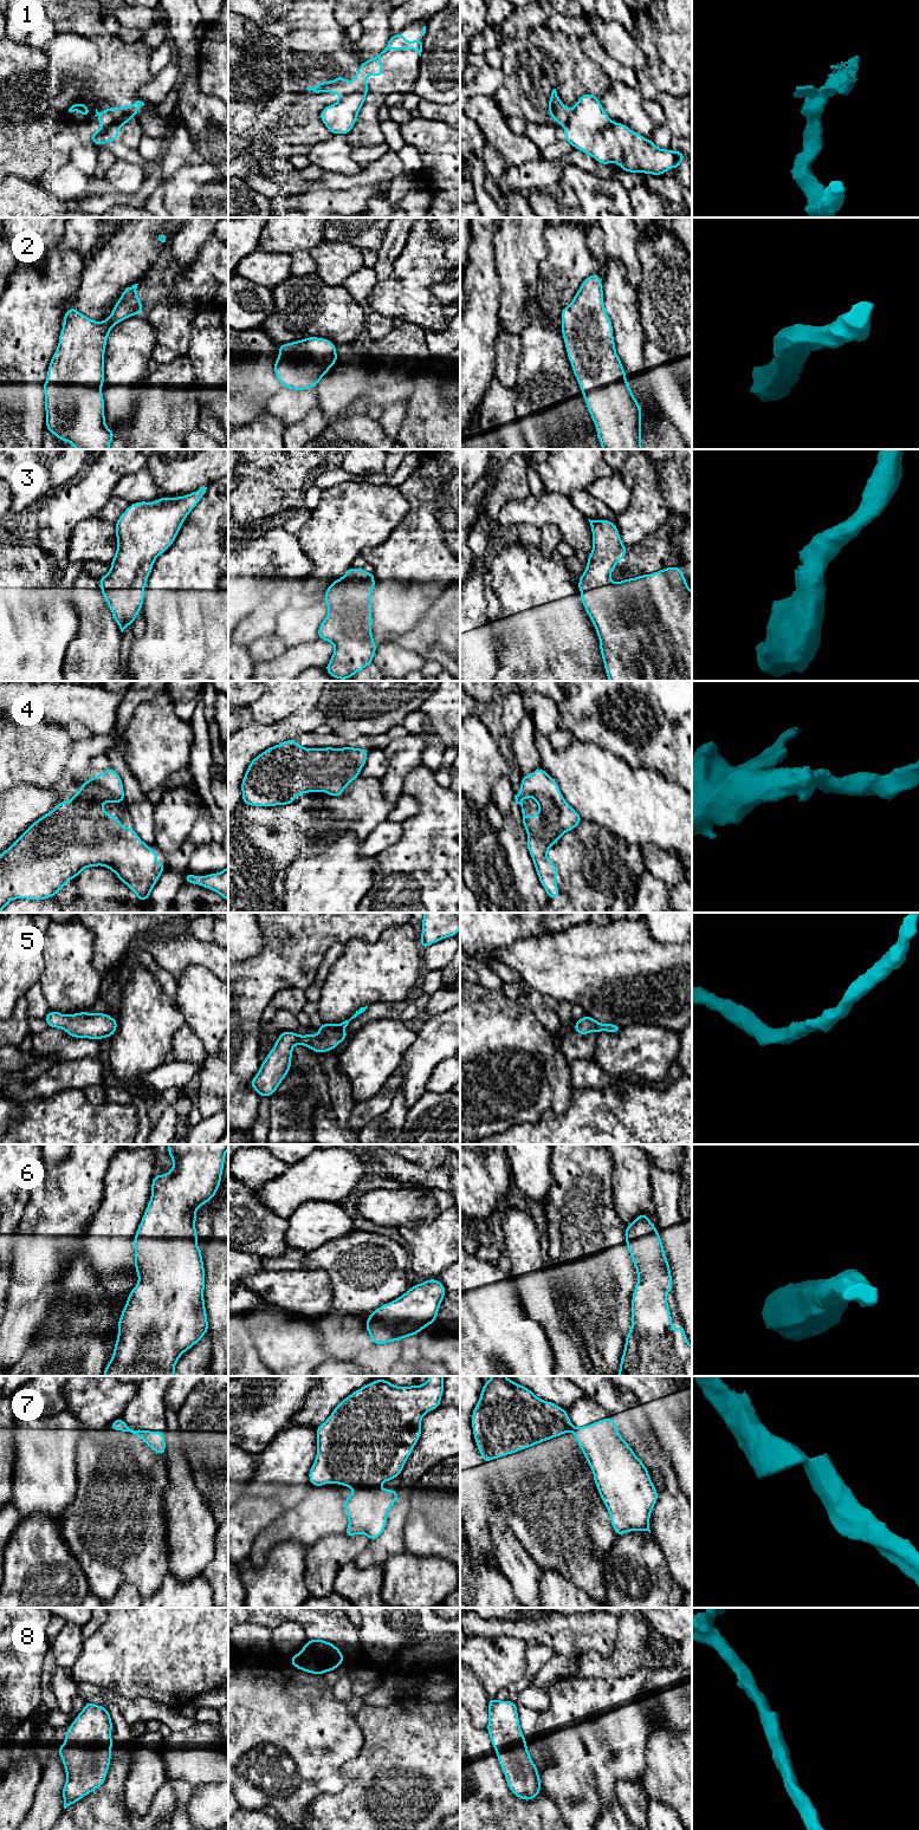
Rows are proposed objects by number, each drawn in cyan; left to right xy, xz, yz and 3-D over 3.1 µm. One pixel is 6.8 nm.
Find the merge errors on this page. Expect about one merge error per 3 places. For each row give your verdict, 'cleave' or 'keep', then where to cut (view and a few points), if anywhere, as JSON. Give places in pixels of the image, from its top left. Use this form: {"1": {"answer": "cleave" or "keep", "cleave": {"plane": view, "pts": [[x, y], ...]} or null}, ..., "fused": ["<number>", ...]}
{"1": {"answer": "cleave", "cleave": {"plane": "xy", "pts": [[131, 116], [120, 112], [117, 119], [111, 119], [105, 125]]}}, "2": {"answer": "keep", "cleave": null}, "3": {"answer": "keep", "cleave": null}, "4": {"answer": "keep", "cleave": null}, "5": {"answer": "keep", "cleave": null}, "6": {"answer": "keep", "cleave": null}, "7": {"answer": "cleave", "cleave": {"plane": "xz", "pts": [[377, 1485], [360, 1487], [355, 1491]]}}, "8": {"answer": "keep", "cleave": null}, "fused": ["1", "7"]}

